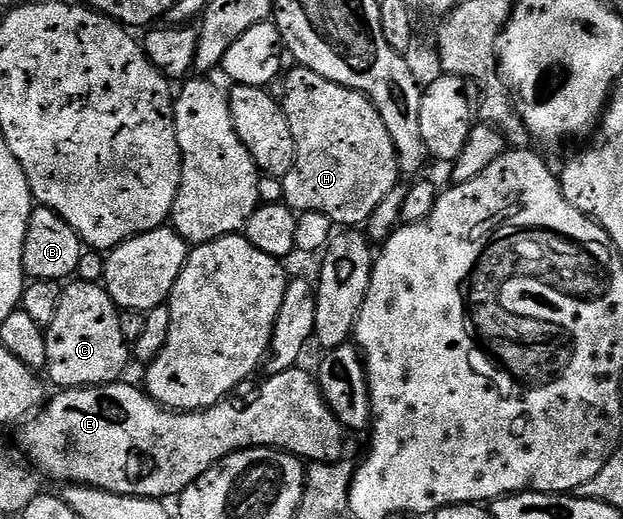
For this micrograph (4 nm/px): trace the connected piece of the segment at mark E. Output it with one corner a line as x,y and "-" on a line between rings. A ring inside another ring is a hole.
295,367
280,375
269,375
262,386
250,383
240,385
220,403
193,411
165,408
139,386
138,390
134,385
125,385
122,379
106,385
64,389
55,392
55,397
53,394
40,412
25,422
22,445
31,457
29,460
33,468
47,478
55,477
61,483
92,485
116,495
155,499
177,498
192,483
196,483
204,471
239,449
281,449
283,453
292,453
310,463
325,461
328,454
341,454
338,452
342,449
344,430
328,407
317,376
311,370
309,373
302,368

